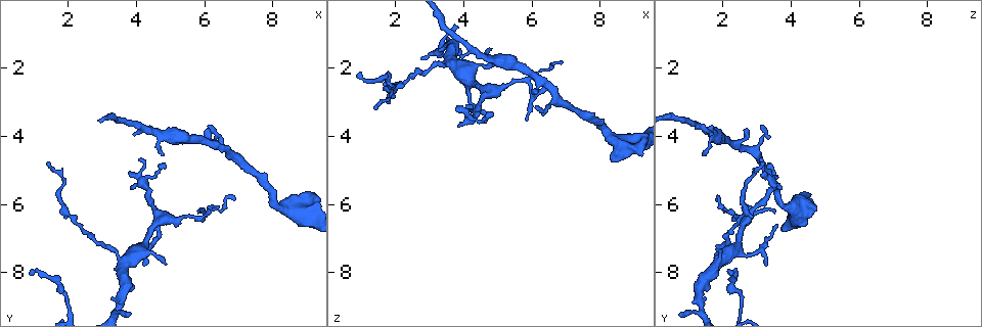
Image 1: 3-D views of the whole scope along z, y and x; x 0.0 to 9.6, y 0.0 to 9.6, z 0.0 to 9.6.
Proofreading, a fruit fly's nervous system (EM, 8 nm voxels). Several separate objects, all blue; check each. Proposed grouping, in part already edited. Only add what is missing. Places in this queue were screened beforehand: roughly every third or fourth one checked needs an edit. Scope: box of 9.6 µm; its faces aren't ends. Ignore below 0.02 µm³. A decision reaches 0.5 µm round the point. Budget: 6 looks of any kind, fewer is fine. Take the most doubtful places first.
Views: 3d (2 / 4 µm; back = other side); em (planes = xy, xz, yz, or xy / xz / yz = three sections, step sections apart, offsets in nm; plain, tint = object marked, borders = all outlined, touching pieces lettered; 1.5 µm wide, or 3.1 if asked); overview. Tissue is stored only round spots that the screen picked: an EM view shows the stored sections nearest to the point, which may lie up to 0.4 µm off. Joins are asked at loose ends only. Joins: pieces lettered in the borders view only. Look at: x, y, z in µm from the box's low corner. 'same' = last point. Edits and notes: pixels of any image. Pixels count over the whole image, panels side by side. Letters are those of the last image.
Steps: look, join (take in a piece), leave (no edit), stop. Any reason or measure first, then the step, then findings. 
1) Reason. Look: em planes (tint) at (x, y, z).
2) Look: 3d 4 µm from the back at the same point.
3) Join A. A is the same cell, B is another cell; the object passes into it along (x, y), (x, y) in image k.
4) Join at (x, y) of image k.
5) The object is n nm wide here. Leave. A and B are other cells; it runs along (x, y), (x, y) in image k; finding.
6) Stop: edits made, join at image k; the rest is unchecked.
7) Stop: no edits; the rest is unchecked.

An open end. Look: 3d 4 µm at (4.80, 7.75, 1.95).

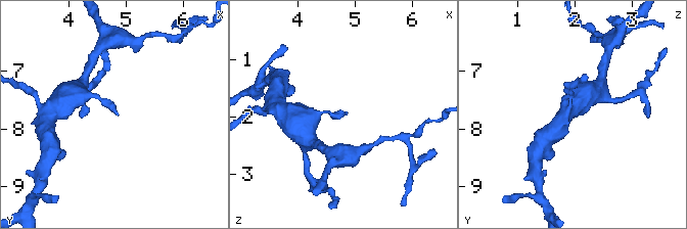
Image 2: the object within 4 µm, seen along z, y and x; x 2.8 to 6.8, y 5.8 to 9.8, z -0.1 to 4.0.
Look: em planes (borders) at (4.90, 7.75, 1.85).

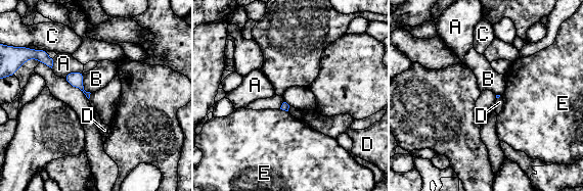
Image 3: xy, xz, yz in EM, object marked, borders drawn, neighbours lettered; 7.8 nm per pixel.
The longest contact is with B, 170 nm. Leave. A, B, C, D and E are other cells; no lettered piece goes on from it.

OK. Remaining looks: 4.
Branch stops here. Look: 3d 2 µm at (6.05, 3.75, 3.15).

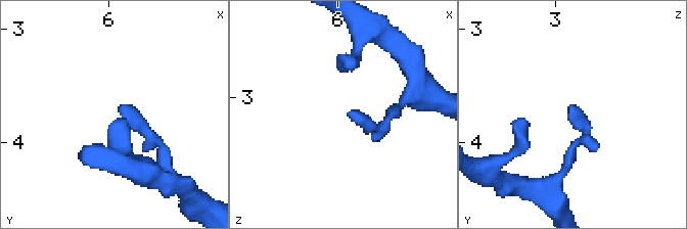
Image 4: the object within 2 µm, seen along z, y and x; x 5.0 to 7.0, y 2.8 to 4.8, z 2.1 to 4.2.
Need the tissue. Look: em planes (tint) at (6.06, 3.74, 3.14).

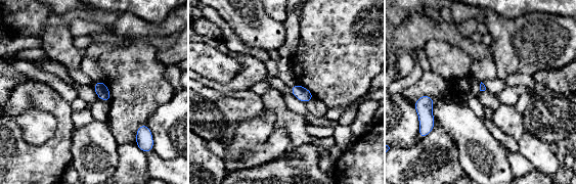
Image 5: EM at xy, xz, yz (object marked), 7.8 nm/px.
See the neighbours. Look: em planes (borders) at the same point.

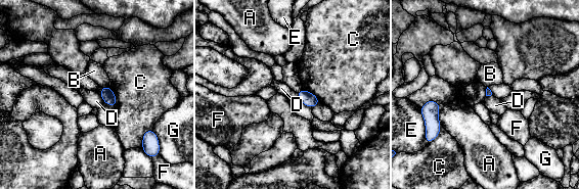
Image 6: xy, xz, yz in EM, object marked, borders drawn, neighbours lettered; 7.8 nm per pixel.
Leave. A, B, C, D, E, F and G are other cells; a border runs along (99, 95), (104, 102) in image 6; no lettered piece goes on from it.

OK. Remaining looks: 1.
Stop: no edits; the rest is unchecked.

